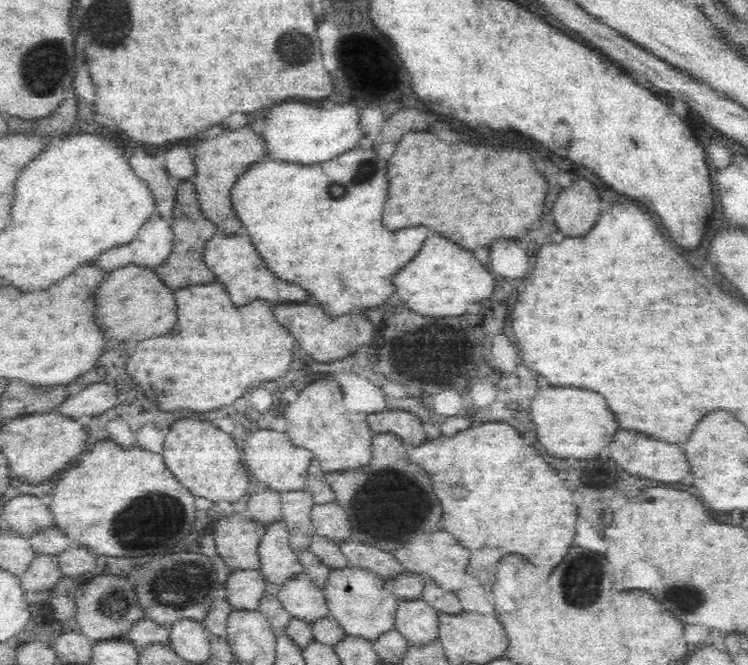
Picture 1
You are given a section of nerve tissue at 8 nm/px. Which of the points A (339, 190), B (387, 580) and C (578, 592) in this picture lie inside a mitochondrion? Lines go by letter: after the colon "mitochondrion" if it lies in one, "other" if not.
A: mitochondrion
B: other
C: mitochondrion

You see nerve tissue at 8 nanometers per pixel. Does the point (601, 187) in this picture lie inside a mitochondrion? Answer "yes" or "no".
no

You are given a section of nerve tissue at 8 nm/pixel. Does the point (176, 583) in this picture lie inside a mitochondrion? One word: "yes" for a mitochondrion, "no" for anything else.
yes

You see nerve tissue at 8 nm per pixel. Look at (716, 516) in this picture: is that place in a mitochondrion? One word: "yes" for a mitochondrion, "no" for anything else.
no

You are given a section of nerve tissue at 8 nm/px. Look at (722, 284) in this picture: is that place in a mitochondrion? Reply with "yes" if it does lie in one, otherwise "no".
no

